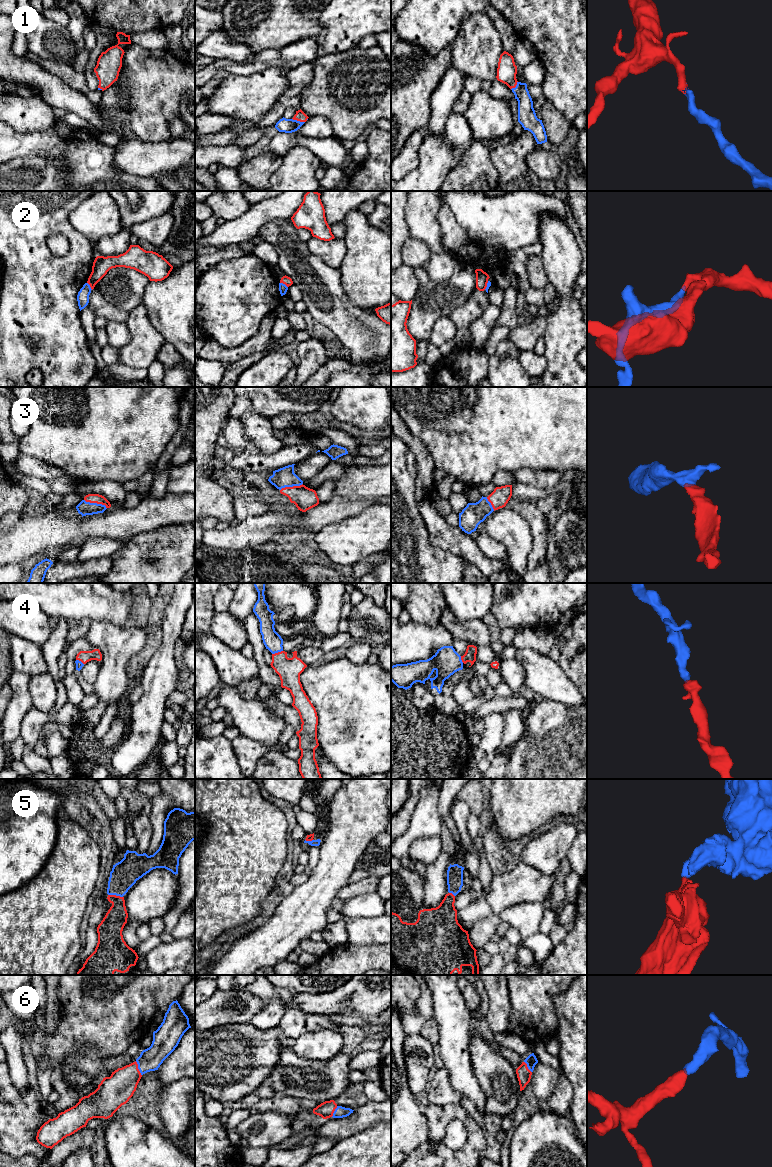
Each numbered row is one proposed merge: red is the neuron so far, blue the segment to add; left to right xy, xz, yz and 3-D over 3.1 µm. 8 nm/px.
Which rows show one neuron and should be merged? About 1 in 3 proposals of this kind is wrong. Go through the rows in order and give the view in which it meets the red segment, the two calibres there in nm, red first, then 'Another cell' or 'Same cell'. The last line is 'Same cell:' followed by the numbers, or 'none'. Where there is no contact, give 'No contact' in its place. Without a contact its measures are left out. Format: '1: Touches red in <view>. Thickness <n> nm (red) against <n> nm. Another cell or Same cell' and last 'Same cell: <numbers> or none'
1: Touches red in xz. Thickness 80 nm (red) against 110 nm. Same cell
2: Touches red in xz. Thickness 70 nm (red) against 70 nm. Another cell
3: Touches red in xy. Thickness 80 nm (red) against 120 nm. Same cell
4: Touches red in xz. Thickness 190 nm (red) against 150 nm. Same cell
5: Touches red in xy. Thickness 180 nm (red) against 220 nm. Same cell
6: Touches red in xy. Thickness 260 nm (red) against 190 nm. Same cell
Same cell: 1, 3, 4, 5, 6

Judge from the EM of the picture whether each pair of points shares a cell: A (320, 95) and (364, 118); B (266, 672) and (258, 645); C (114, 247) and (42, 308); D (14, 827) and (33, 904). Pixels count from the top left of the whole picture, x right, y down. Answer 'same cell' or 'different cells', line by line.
A: same cell
B: same cell
C: different cells
D: different cells

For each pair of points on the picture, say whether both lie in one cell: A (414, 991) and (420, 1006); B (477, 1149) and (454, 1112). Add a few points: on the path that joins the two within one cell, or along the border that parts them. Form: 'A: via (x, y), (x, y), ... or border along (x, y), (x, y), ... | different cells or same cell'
A: border along (419, 985), (415, 1010), (403, 1014) | different cells
B: via (475, 1139), (473, 1127), (464, 1117) | same cell

